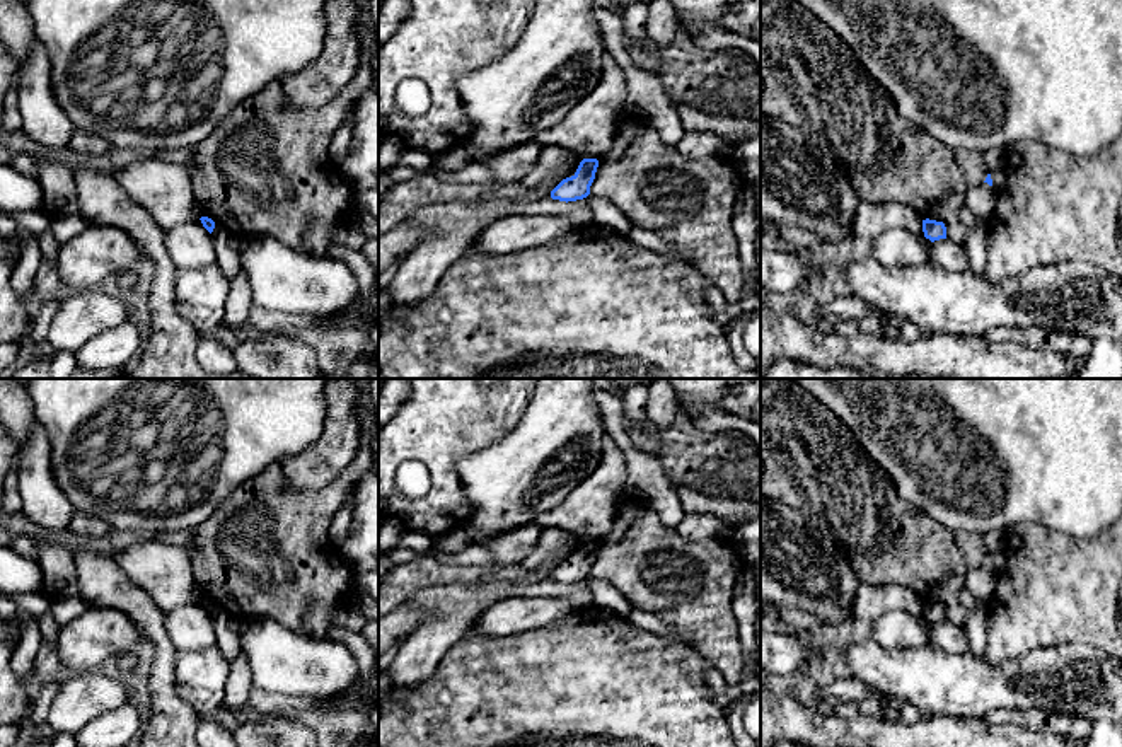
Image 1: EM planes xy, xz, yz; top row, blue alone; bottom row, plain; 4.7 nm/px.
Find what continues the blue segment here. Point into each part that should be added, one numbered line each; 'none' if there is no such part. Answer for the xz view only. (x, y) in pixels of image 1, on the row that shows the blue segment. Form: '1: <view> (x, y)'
none

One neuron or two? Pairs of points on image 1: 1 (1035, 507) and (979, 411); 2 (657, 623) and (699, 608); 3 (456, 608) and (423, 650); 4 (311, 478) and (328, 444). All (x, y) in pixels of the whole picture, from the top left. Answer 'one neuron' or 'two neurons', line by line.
1: one neuron
2: two neurons
3: one neuron
4: one neuron

